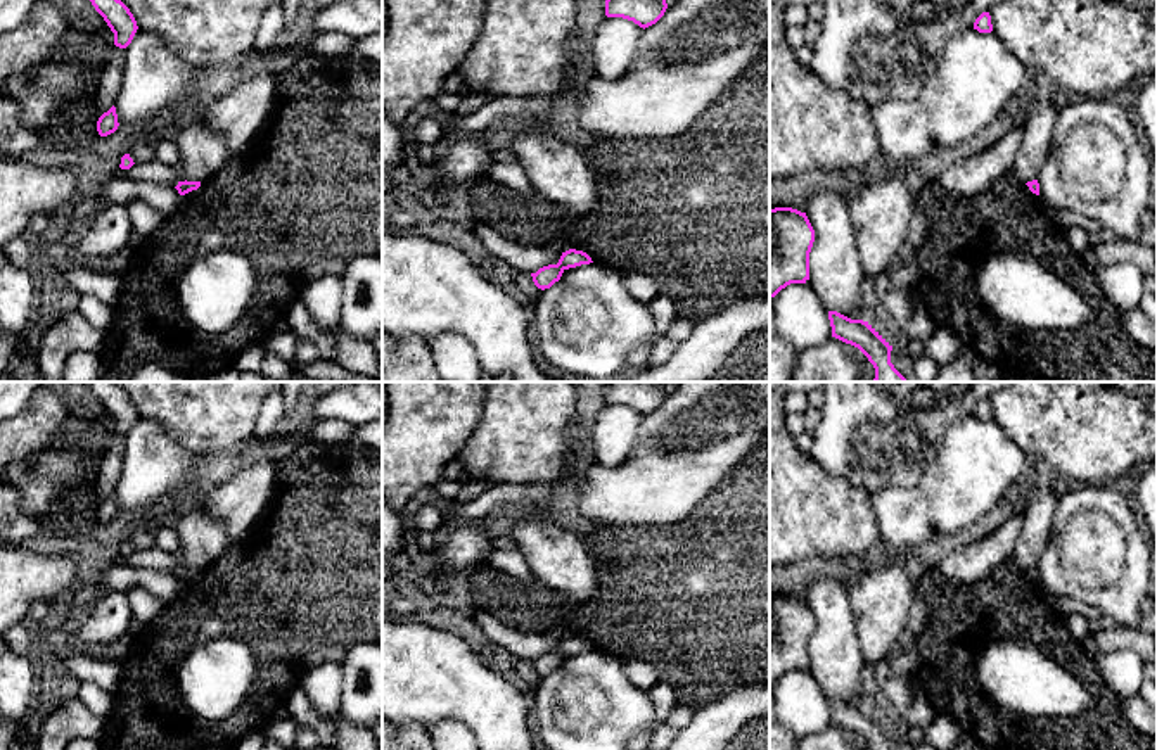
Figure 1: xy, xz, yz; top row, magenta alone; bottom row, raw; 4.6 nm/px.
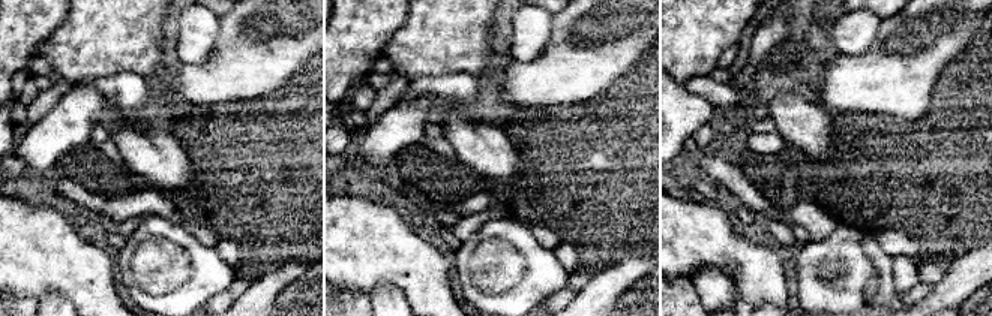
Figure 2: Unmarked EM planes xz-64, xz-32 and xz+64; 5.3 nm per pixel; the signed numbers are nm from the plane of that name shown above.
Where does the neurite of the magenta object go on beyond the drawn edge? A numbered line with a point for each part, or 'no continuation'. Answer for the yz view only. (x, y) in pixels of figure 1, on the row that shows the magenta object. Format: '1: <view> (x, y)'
no continuation

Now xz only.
no continuation

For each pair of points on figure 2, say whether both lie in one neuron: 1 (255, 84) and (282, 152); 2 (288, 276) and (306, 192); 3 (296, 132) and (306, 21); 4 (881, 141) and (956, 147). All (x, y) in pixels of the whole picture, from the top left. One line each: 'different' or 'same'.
1: different
2: different
3: different
4: same

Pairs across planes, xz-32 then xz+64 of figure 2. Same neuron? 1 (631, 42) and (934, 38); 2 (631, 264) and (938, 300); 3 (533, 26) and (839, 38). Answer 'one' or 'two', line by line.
1: one
2: one
3: one

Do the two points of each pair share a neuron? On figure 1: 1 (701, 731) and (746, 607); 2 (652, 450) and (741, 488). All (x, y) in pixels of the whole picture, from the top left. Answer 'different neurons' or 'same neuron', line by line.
1: different neurons
2: different neurons

